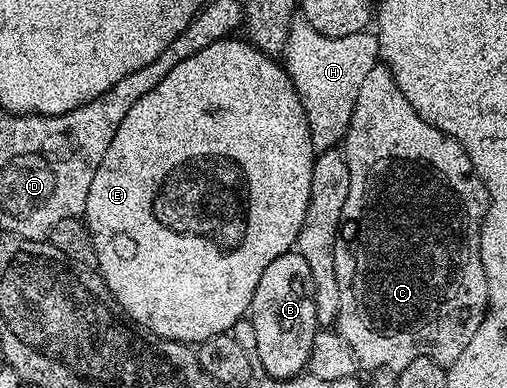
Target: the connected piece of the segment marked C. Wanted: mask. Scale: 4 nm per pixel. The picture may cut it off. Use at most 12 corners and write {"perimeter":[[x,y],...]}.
{"perimeter":[[361,83],[335,241],[367,370],[450,364],[487,317],[465,148]]}

